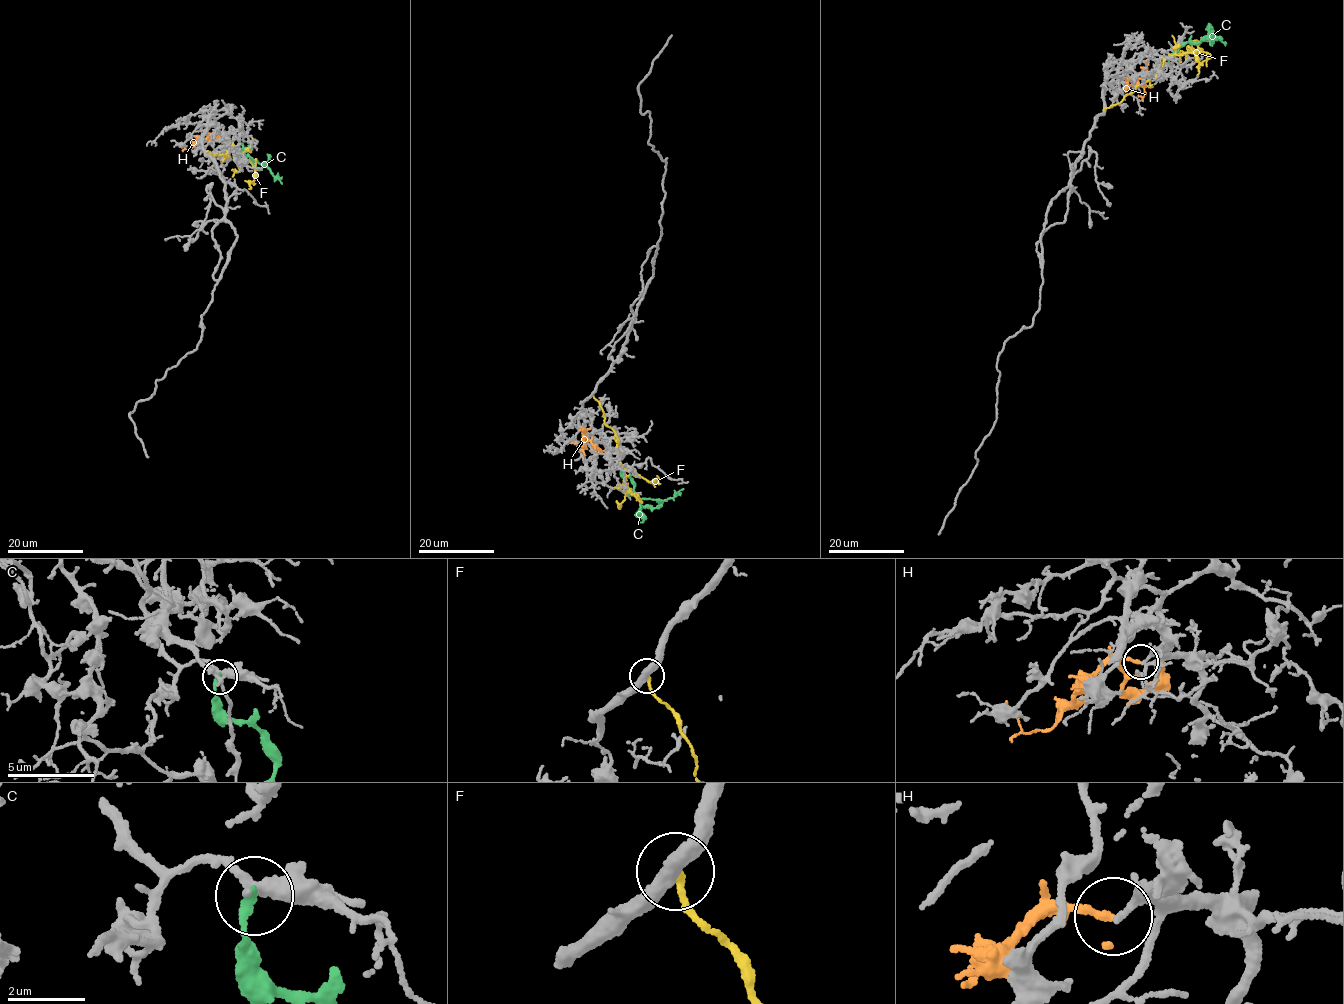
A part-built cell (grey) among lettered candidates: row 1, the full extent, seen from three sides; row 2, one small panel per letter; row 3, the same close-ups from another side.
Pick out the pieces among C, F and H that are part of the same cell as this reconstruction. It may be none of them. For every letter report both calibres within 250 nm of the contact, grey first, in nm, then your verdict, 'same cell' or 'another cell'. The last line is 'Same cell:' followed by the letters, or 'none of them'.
C: calibres 200 and 220 nm; another cell
F: calibres 420 and 200 nm; another cell
H: calibres 160 and 200 nm; same cell
Same cell: H

